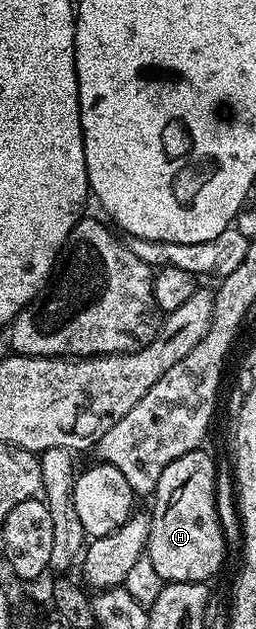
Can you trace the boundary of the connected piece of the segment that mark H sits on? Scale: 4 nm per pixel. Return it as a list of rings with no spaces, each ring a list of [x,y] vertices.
[[[192,450],[179,456],[179,460],[171,460],[171,464],[163,468],[163,476],[159,476],[157,489],[151,495],[153,514],[149,518],[147,557],[155,572],[159,572],[162,583],[208,583],[225,562],[225,530],[221,527],[221,514],[217,511],[217,466],[207,450]]]

